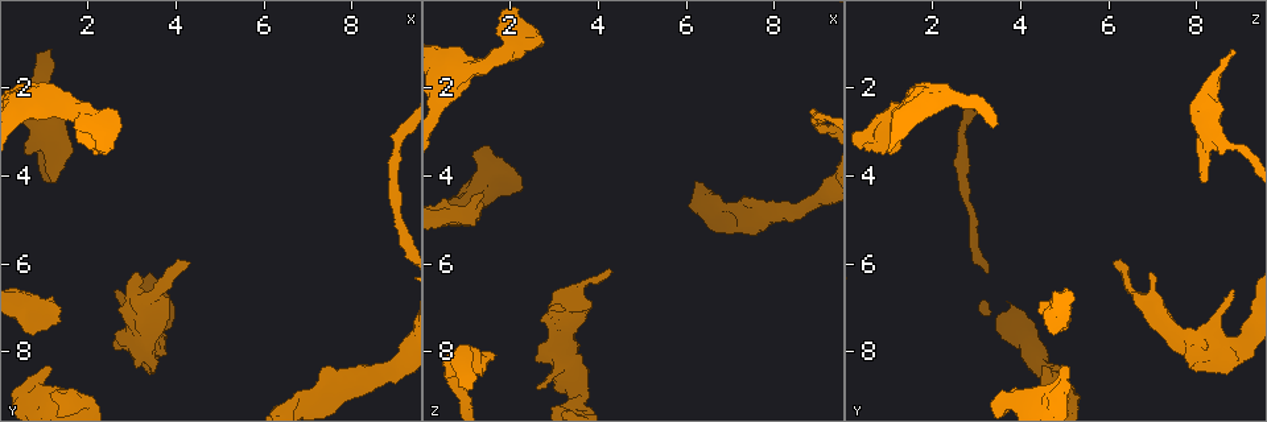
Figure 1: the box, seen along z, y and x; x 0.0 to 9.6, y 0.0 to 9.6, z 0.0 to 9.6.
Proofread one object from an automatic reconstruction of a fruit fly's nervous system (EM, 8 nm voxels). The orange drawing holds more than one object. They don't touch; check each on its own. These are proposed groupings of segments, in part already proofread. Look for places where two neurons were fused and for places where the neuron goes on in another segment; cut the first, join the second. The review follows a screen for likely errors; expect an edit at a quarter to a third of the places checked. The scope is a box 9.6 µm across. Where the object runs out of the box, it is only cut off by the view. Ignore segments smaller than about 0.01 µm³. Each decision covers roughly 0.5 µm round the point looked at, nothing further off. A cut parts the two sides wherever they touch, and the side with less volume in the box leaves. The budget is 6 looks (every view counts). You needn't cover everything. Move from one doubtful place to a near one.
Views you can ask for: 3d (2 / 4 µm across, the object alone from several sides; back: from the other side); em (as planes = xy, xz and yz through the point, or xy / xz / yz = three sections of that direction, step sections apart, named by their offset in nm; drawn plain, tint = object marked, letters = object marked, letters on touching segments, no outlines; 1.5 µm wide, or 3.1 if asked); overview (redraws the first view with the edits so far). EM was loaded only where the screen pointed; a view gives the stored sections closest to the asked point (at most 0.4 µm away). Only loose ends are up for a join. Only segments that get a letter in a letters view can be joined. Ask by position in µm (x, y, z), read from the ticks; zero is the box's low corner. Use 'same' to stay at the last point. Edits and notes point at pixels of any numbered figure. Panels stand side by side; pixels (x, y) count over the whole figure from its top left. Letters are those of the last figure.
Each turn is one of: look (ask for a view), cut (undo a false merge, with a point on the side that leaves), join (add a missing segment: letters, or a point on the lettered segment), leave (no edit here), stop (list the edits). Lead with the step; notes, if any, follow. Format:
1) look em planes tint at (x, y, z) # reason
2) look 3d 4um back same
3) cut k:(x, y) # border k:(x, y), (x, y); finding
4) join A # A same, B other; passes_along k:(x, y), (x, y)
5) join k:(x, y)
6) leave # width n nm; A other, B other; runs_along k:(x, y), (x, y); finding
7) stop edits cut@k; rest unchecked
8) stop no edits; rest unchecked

look 3d 2um back at (3.05, 6.25, 7.00) # free end

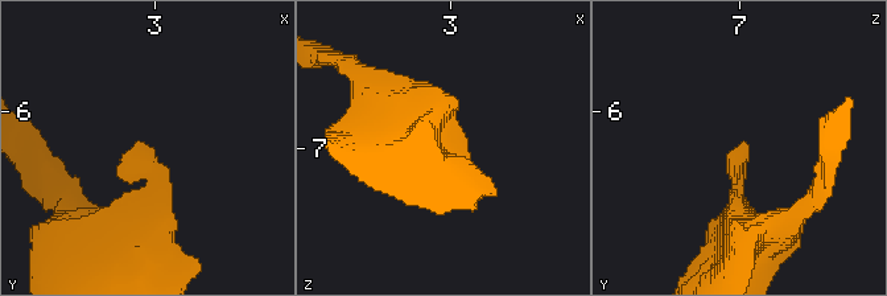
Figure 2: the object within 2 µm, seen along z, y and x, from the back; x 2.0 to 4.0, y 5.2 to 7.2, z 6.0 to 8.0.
look em xz step 8 tint at (3.08, 6.22, 6.94) # shape alone is not enough

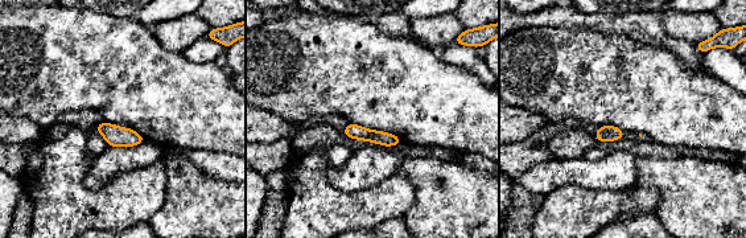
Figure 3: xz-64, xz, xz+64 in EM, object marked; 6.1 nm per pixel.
look em planes letters same

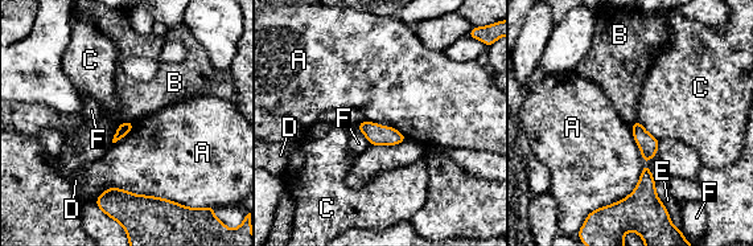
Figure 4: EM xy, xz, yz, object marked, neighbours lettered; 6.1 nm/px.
leave # A other, B other, C other, D other, E other, F other; border 4:(134, 121), (120, 123); no lettered segment goes on from it

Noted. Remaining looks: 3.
look 3d 4um at (1.55, 3.50, 8.05) # stops while still wide

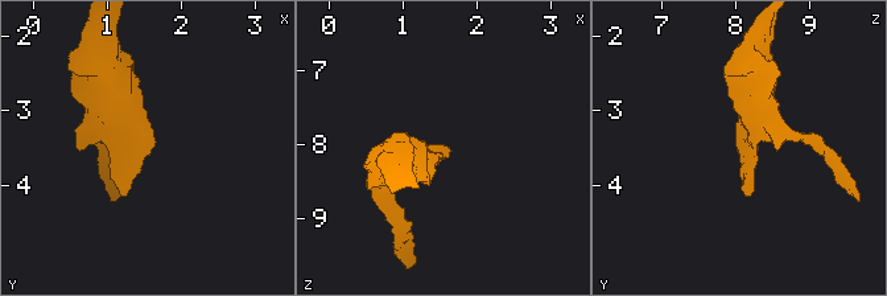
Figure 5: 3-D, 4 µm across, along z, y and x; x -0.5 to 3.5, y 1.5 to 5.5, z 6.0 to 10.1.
look em yz step 8 tint at (1.55, 3.55, 8.00)

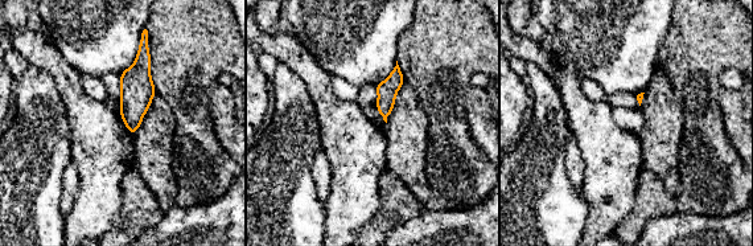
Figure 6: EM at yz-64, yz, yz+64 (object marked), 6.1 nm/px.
look em planes letters same

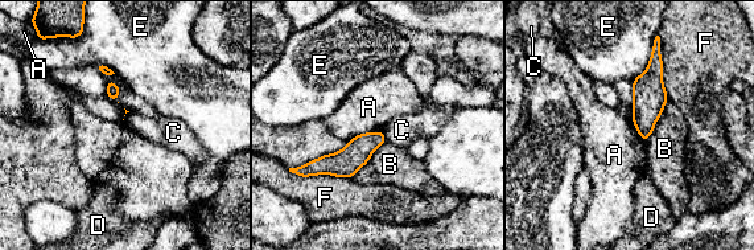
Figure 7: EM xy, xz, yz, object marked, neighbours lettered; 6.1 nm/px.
leave # A other, B other, C other, D other, E other, F other; runs_along 7:(655, 52), (645, 135); no lettered segment goes on from it

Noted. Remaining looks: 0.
stop no edits; rest unchecked

